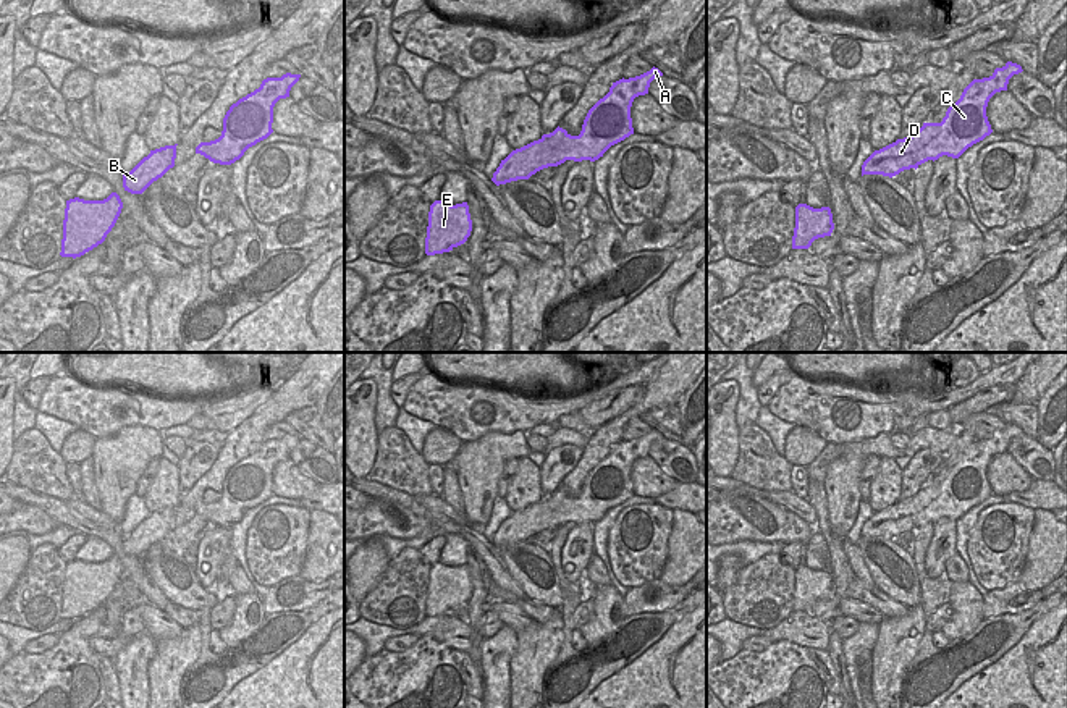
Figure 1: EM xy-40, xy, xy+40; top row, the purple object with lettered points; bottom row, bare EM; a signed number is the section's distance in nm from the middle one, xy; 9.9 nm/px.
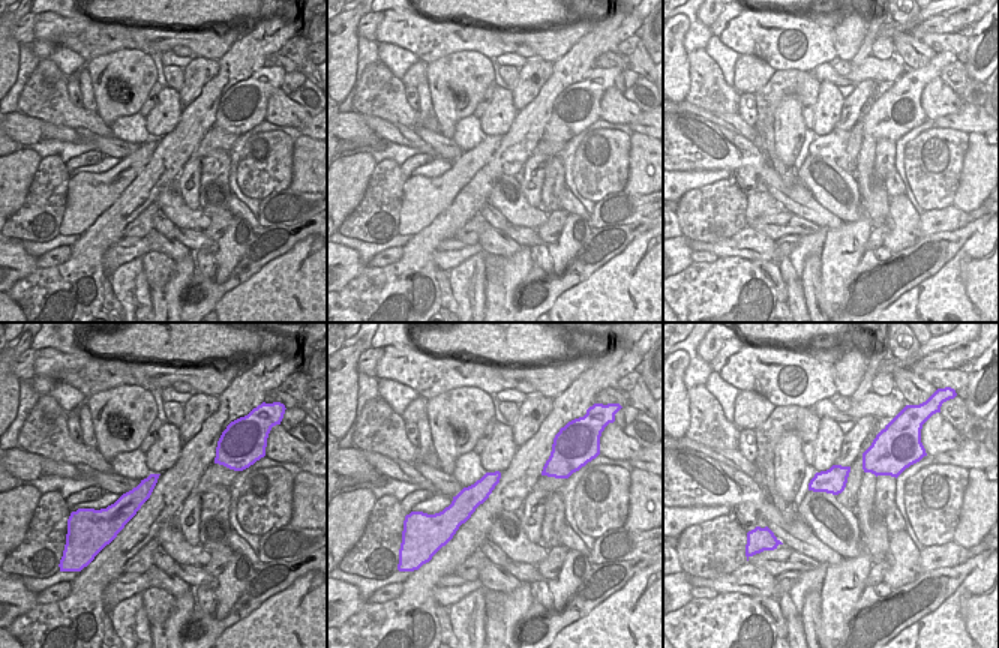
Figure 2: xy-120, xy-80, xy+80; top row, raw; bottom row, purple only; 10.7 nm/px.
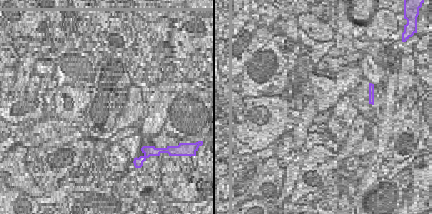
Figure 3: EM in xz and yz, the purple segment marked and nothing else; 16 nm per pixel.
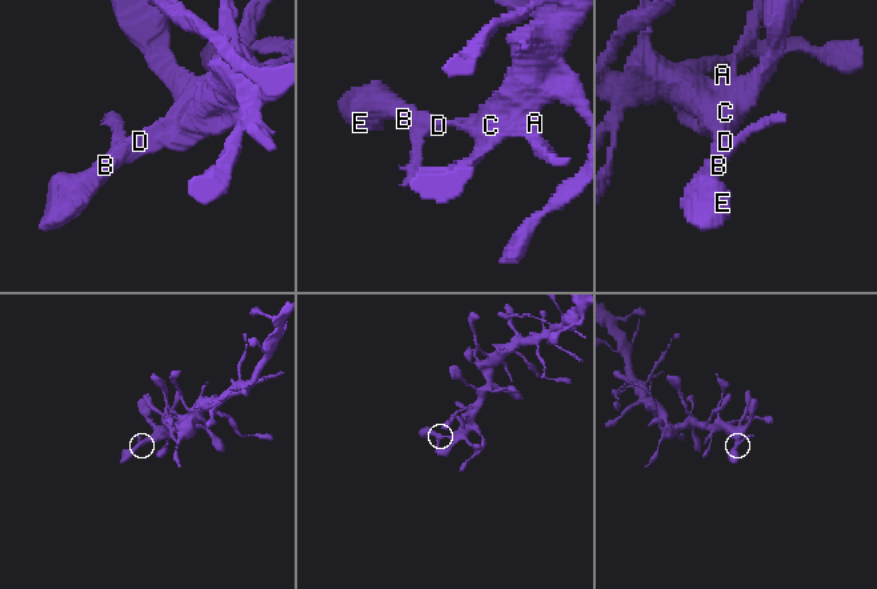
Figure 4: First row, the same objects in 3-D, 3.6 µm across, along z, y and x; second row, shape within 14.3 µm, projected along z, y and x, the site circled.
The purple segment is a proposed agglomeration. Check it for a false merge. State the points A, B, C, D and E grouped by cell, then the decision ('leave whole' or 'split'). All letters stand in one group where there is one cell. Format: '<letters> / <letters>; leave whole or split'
A B C D E; leave whole

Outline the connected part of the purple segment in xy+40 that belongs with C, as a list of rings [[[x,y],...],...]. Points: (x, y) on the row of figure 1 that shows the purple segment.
[[[1007,61],[989,78],[973,79],[960,99],[947,108],[941,123],[923,123],[915,134],[875,150],[863,162],[862,176],[892,178],[943,155],[959,158],[968,147],[993,133],[986,116],[988,102],[996,92],[1007,91],[1009,79],[1022,71],[1020,65]]]

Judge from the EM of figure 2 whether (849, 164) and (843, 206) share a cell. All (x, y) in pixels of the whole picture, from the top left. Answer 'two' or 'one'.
two

